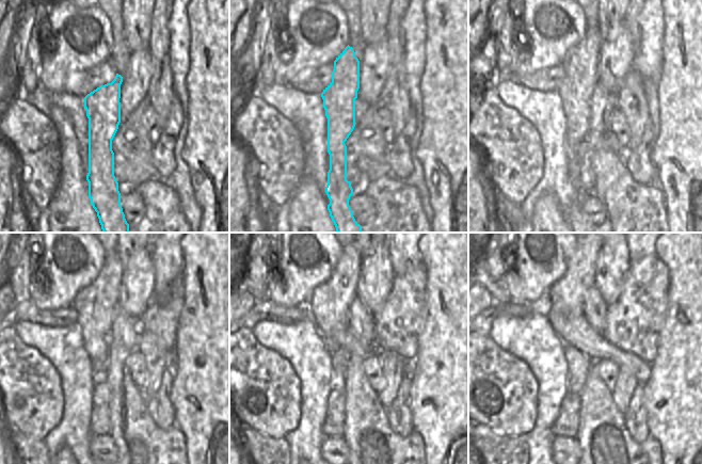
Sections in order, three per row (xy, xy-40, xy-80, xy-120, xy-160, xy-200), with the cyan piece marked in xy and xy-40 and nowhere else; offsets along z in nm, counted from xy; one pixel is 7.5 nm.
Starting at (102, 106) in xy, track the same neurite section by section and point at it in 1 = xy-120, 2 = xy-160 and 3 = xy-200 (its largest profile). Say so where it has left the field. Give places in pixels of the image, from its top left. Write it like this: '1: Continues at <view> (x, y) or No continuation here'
1: Continues at xy-120 (96, 305)
2: Continues at xy-160 (330, 302)
3: Continues at xy-200 (569, 293).

